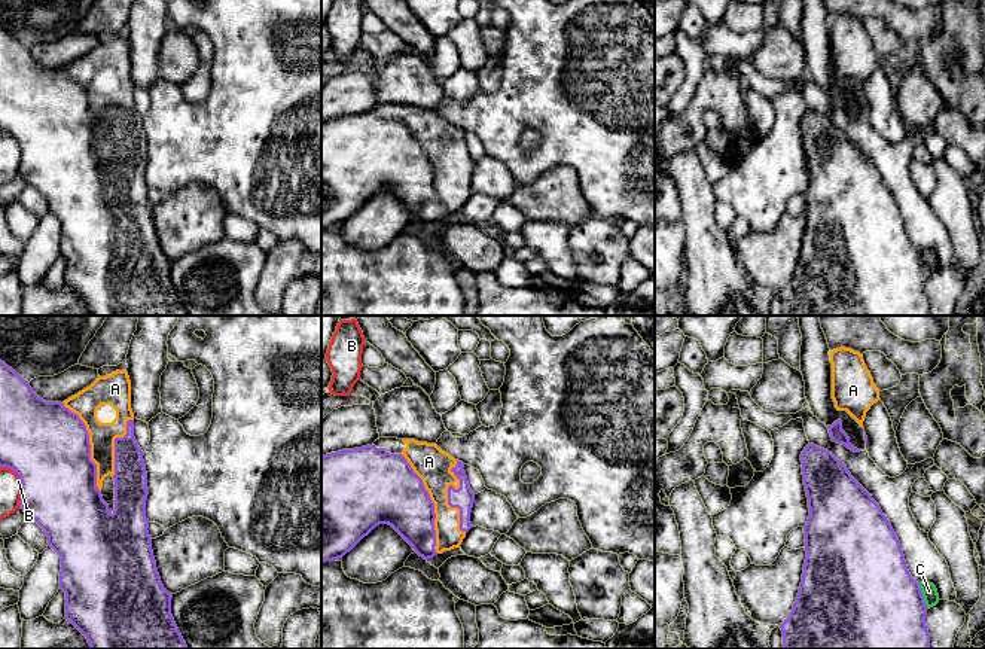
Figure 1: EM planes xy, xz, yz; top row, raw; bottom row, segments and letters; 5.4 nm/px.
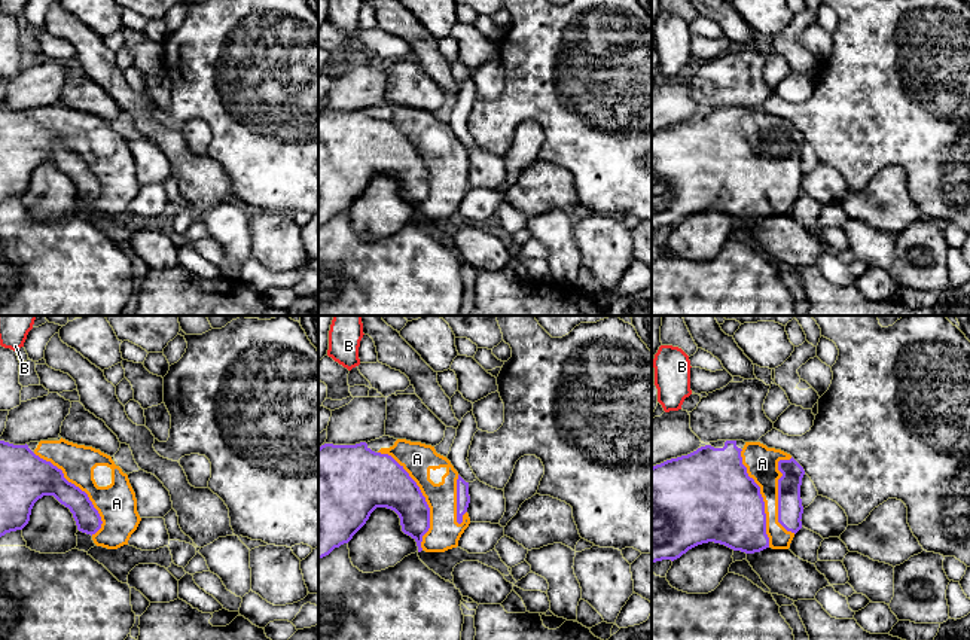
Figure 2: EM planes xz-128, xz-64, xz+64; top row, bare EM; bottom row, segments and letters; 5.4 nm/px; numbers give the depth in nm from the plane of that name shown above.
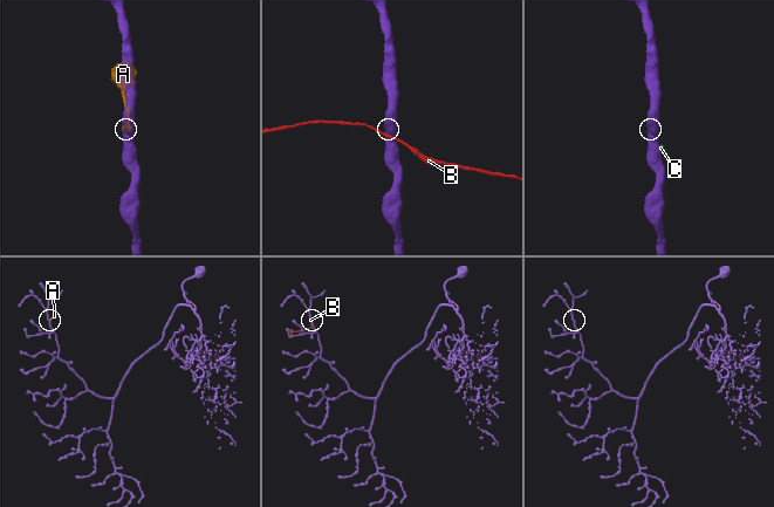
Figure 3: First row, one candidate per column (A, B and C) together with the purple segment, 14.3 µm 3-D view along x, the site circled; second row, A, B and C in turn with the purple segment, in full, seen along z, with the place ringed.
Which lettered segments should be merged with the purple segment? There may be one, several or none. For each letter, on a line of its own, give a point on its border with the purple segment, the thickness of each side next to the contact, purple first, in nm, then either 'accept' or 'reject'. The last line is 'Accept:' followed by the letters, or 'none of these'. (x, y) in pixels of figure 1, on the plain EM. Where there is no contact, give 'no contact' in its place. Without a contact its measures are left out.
A: meets purple in xz at (433, 170); 360 nm thick on the purple side, 190 nm on the other; accept
B: meets purple in xy at (21, 149); 460 nm thick on the purple side, 110 nm on the other; reject
C: meets purple in yz at (921, 262); 500 nm thick on the purple side, 80 nm on the other; reject
Accept: A

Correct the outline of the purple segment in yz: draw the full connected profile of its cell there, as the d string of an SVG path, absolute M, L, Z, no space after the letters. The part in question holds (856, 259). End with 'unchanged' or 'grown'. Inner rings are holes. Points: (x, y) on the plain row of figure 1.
M808 110L800 128L809 174L808 189L803 192L806 225L796 268L780 292L784 316L930 316L925 292L928 274L879 171L827 116Z | unchanged

